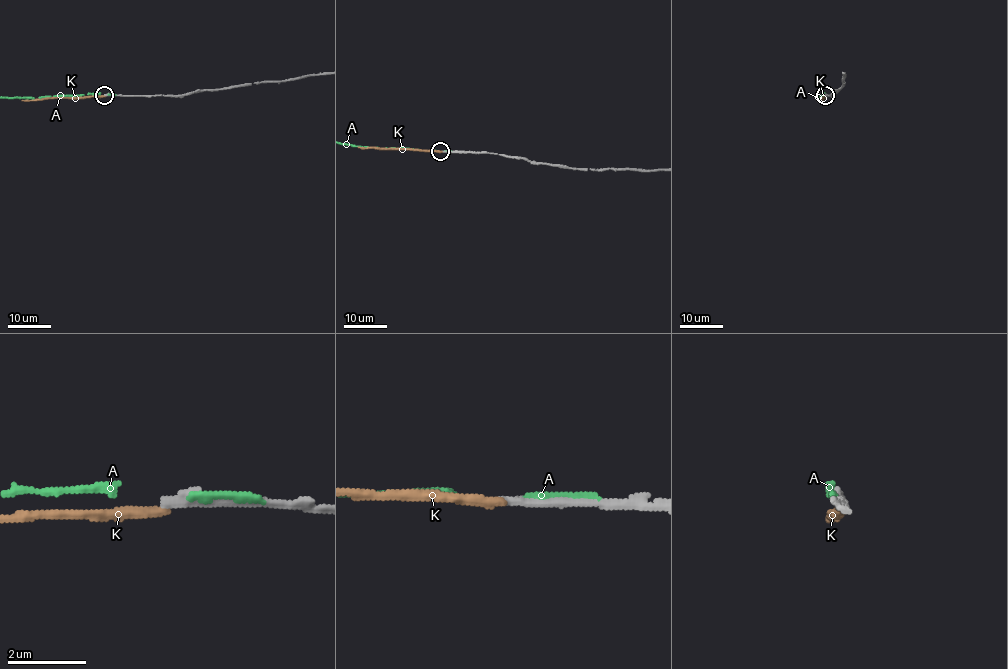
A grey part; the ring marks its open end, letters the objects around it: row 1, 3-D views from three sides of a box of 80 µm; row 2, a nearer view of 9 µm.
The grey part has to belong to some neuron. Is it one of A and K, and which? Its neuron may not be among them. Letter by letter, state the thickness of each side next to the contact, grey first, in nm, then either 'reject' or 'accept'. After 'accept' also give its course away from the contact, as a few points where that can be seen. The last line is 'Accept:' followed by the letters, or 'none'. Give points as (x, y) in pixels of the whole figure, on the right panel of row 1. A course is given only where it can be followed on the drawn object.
A: calibres 240 and 180 nm; reject
K: calibres 280 and 240 nm; reject
Accept: none

